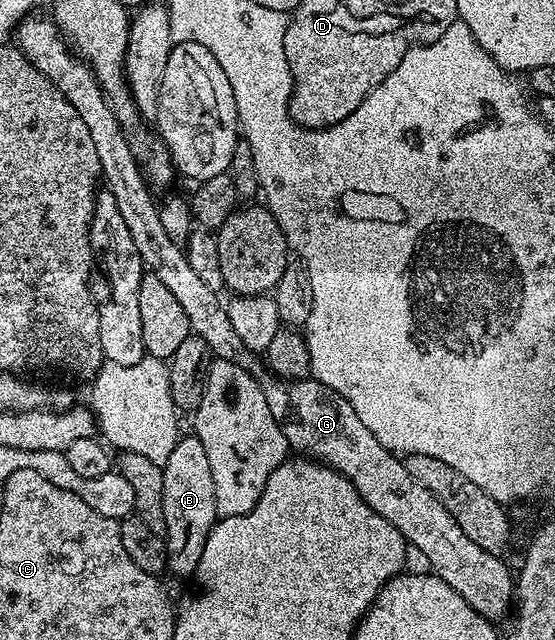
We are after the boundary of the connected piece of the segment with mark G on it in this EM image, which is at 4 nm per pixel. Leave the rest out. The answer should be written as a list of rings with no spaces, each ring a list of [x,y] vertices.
[[[38,16],[23,17],[22,21],[18,23],[16,27],[17,47],[29,58],[34,67],[56,84],[58,91],[76,108],[76,112],[80,112],[80,120],[84,120],[88,132],[92,132],[92,144],[96,144],[96,156],[100,156],[101,177],[104,179],[105,189],[110,190],[112,196],[116,196],[116,205],[120,207],[120,216],[124,216],[124,224],[128,224],[128,232],[132,235],[132,244],[136,244],[136,252],[140,252],[149,273],[155,274],[160,280],[160,284],[164,284],[164,288],[168,288],[168,292],[172,292],[172,296],[176,296],[180,308],[184,308],[184,316],[188,316],[191,331],[197,337],[203,338],[206,342],[207,351],[214,358],[223,358],[229,362],[236,360],[239,366],[245,368],[251,376],[258,380],[258,386],[264,392],[264,400],[268,400],[268,408],[274,419],[280,424],[280,428],[286,437],[287,447],[291,451],[301,452],[303,455],[322,462],[344,475],[356,488],[356,492],[360,492],[364,504],[368,504],[368,508],[372,508],[372,512],[380,512],[380,516],[384,516],[384,520],[388,520],[388,524],[392,524],[392,528],[396,528],[405,536],[409,545],[414,546],[420,552],[424,552],[424,556],[428,556],[430,570],[436,577],[444,580],[456,592],[460,592],[460,596],[464,596],[466,603],[480,617],[491,624],[498,624],[498,621],[506,613],[507,617],[512,610],[511,599],[516,594],[516,578],[512,570],[510,574],[509,568],[501,562],[503,559],[499,555],[480,548],[480,544],[476,544],[472,540],[468,540],[468,536],[464,536],[464,528],[460,528],[460,524],[456,524],[452,512],[448,512],[448,508],[444,508],[444,504],[440,504],[440,500],[436,500],[436,496],[432,496],[432,492],[428,492],[428,488],[424,488],[424,484],[420,484],[420,480],[416,480],[416,476],[412,476],[412,472],[408,472],[405,461],[399,455],[395,454],[393,450],[384,448],[384,444],[380,444],[380,440],[376,440],[376,436],[372,436],[372,432],[368,432],[368,427],[362,423],[360,416],[356,416],[356,408],[352,408],[352,404],[348,404],[348,400],[344,400],[335,390],[328,388],[313,376],[296,378],[293,381],[277,378],[275,374],[264,368],[259,359],[258,362],[254,359],[257,357],[251,351],[243,347],[240,336],[236,336],[236,332],[232,328],[232,320],[228,320],[228,312],[223,299],[218,299],[220,297],[219,291],[213,290],[204,284],[200,277],[196,276],[196,271],[189,263],[185,249],[179,243],[174,242],[172,236],[168,236],[168,232],[164,232],[164,223],[160,221],[160,212],[158,211],[159,203],[156,198],[154,202],[153,196],[150,195],[152,190],[144,177],[144,170],[139,159],[138,162],[134,159],[134,150],[130,147],[129,140],[126,139],[129,138],[127,131],[122,129],[120,120],[116,120],[116,112],[110,107],[110,101],[106,99],[106,94],[100,88],[96,76],[90,71],[90,66],[75,53],[69,41],[59,30],[53,17],[34,17]]]

